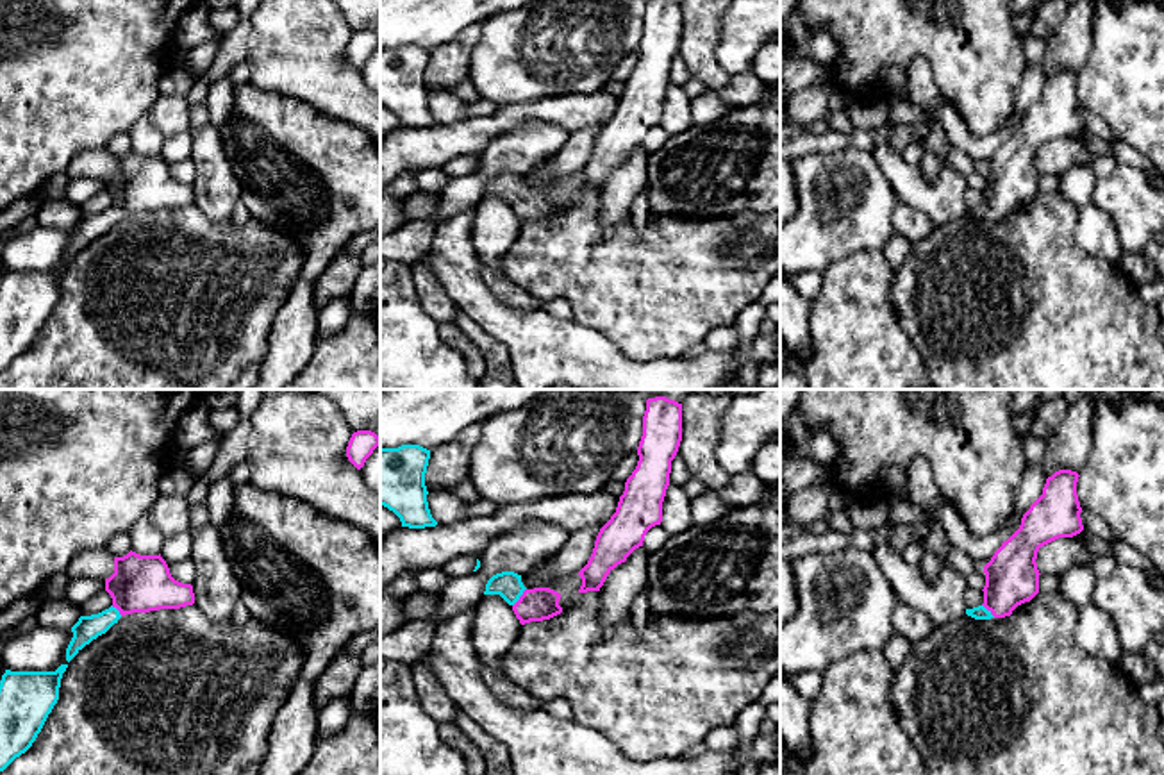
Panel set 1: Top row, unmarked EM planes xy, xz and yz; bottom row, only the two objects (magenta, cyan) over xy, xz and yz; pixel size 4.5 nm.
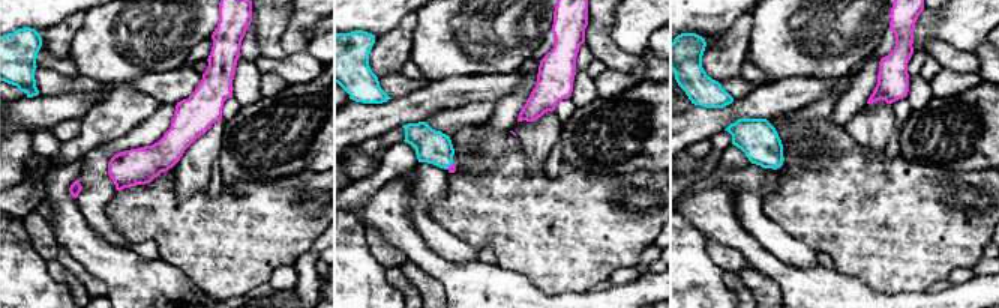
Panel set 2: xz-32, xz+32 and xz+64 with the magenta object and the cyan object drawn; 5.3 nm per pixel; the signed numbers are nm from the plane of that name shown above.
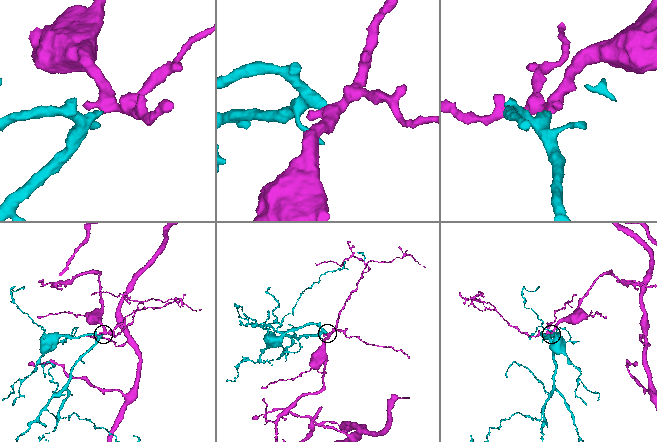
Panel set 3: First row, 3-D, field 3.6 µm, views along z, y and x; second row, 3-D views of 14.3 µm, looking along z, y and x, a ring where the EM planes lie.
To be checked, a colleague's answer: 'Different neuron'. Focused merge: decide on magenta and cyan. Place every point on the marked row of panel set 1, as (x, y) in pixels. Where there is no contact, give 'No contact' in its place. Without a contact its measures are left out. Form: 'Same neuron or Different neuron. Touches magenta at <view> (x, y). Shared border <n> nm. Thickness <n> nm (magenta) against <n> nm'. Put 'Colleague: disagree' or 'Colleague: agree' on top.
Colleague: disagree
Same neuron. Touches magenta at xz (520, 597). Shared border 110 nm. Thickness 150 nm (magenta) against 120 nm

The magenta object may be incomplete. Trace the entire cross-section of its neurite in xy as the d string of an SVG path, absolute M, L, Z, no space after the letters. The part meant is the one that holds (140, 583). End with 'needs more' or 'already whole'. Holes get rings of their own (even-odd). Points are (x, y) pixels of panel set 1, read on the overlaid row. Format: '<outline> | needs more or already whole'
M130 550L123 557L114 557L114 573L105 579L105 591L111 595L112 605L98 614L80 616L71 627L73 638L66 648L68 662L125 614L195 604L193 586L175 580L161 554L139 555Z | needs more

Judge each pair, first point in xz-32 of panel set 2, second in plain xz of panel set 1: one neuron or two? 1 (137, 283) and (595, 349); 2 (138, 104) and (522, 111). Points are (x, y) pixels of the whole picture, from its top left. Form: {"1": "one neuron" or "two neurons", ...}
{"1": "one neuron", "2": "two neurons"}

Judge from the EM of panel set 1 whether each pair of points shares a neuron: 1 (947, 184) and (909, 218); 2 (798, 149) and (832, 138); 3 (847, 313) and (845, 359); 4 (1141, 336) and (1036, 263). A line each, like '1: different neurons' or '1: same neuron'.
1: different neurons
2: same neuron
3: same neuron
4: same neuron

